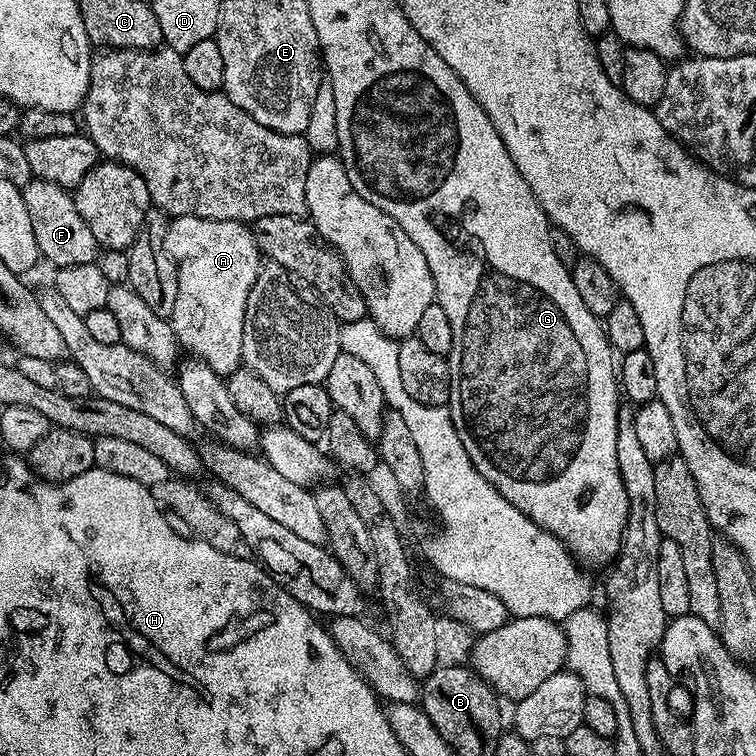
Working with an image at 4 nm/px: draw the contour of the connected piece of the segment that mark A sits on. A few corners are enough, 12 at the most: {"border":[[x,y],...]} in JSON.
{"border":[[178,216],[166,250],[185,353],[227,378],[242,361],[262,257],[238,220]]}

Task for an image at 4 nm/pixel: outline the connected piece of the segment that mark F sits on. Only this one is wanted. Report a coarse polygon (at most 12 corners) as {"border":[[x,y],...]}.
{"border":[[33,178],[30,230],[56,268],[96,262],[96,239],[69,189]]}

